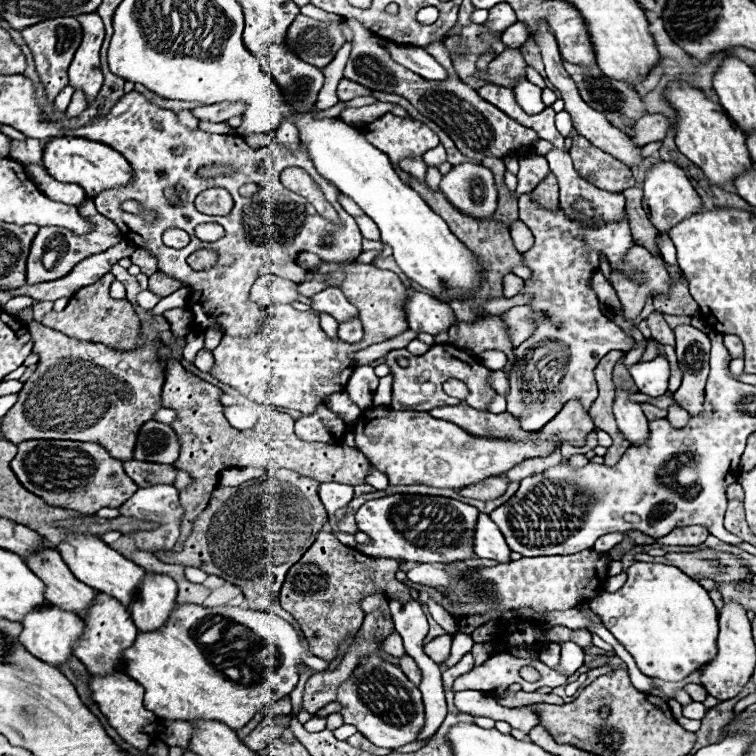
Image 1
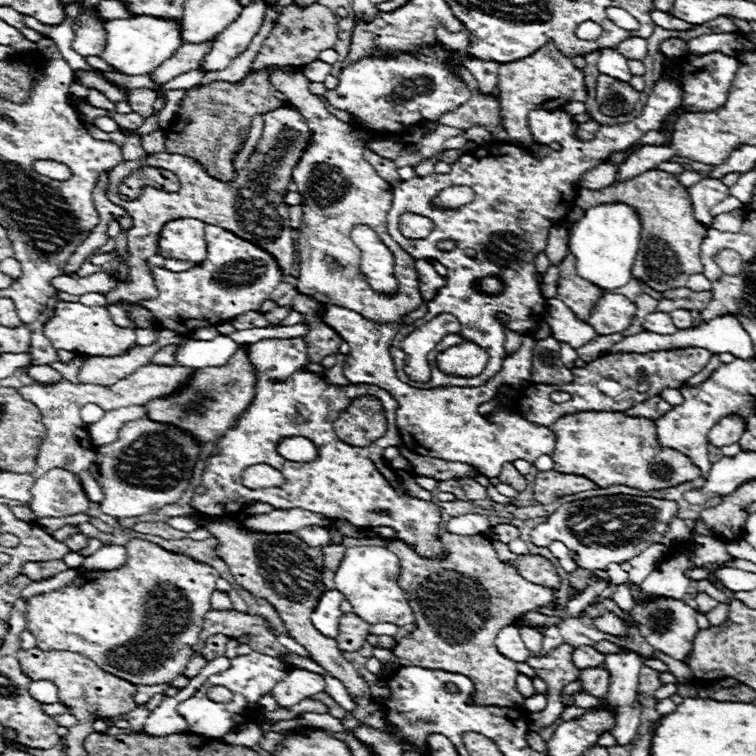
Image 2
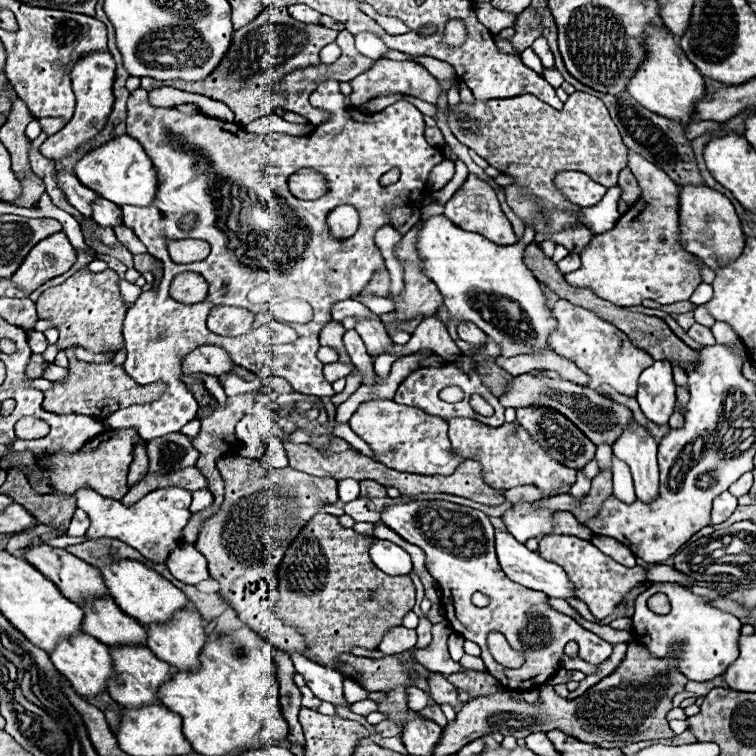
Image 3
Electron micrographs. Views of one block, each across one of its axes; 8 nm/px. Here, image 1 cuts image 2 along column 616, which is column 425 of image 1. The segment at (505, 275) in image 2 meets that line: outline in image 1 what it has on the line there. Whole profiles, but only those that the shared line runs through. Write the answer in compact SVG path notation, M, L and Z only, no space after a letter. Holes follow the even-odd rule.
M390 112L366 124L362 134L368 142L386 152L394 164L406 156L422 156L426 150L440 144L438 136L426 124L412 118L394 116Z

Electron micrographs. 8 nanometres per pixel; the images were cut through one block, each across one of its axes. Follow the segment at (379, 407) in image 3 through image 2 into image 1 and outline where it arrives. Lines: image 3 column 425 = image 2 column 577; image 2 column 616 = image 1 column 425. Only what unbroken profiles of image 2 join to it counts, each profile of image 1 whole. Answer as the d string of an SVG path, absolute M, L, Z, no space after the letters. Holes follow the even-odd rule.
M570 400L552 422L548 422L542 430L536 432L534 440L472 436L452 422L436 420L428 412L416 410L402 412L390 408L368 408L354 424L358 450L364 452L364 456L388 476L392 486L426 484L452 490L480 484L488 476L502 476L504 472L528 458L550 456L560 444L584 446L592 430L594 422L590 414L582 410L582 404L578 400Z

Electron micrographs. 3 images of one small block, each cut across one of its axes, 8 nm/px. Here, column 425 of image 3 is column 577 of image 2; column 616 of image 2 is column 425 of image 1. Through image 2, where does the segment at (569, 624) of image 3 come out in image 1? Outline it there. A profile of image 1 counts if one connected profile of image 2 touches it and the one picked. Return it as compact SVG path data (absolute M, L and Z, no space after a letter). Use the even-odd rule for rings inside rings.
M390 494L384 498L374 498L364 502L356 512L358 530L368 534L368 544L358 544L356 550L370 556L370 558L396 558L396 560L410 560L410 562L458 562L468 560L472 556L472 540L474 540L474 526L476 526L478 510L464 502L444 498L444 496L428 496L428 494Z

